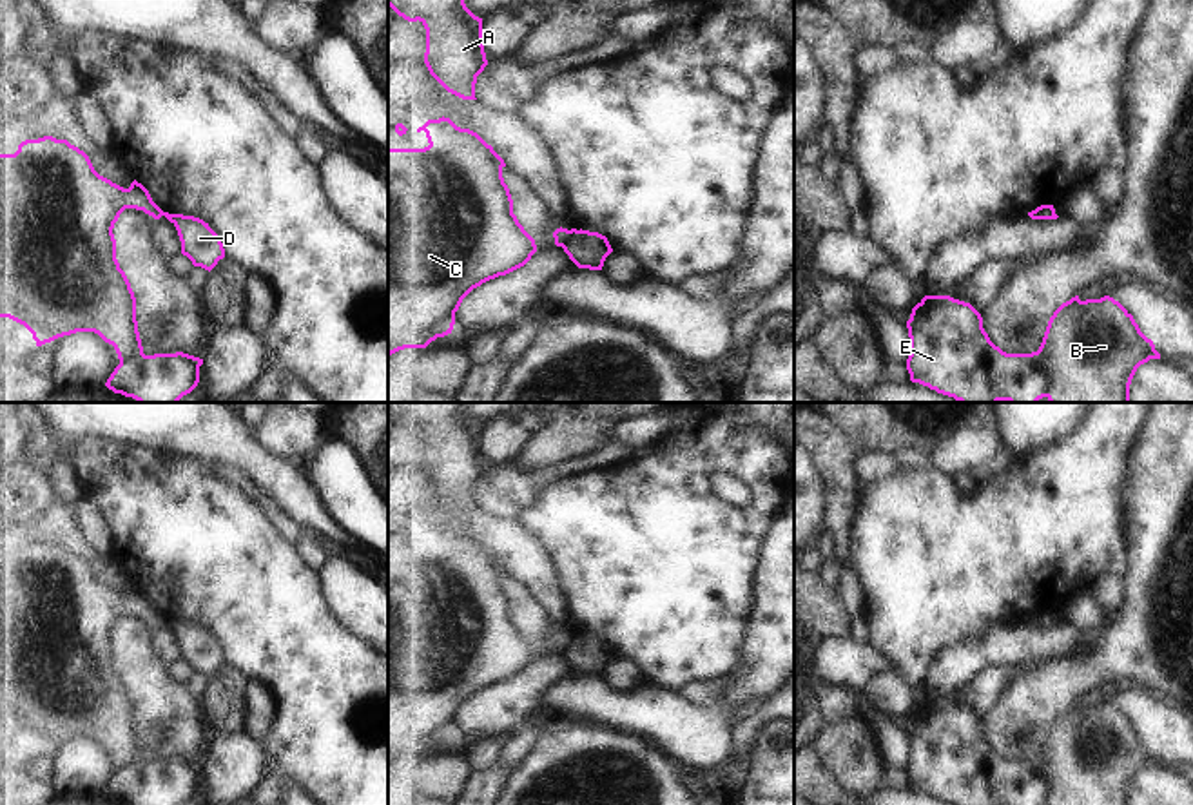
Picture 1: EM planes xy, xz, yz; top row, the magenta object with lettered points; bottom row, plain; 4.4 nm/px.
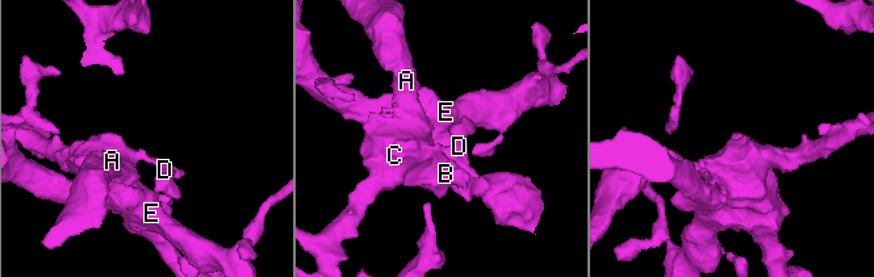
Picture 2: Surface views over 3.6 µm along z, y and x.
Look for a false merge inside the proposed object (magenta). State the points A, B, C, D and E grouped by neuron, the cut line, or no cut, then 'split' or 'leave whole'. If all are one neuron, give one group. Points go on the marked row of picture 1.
A B C / D E | yz (1037, 350), (1047, 376), (1047, 396) | split

